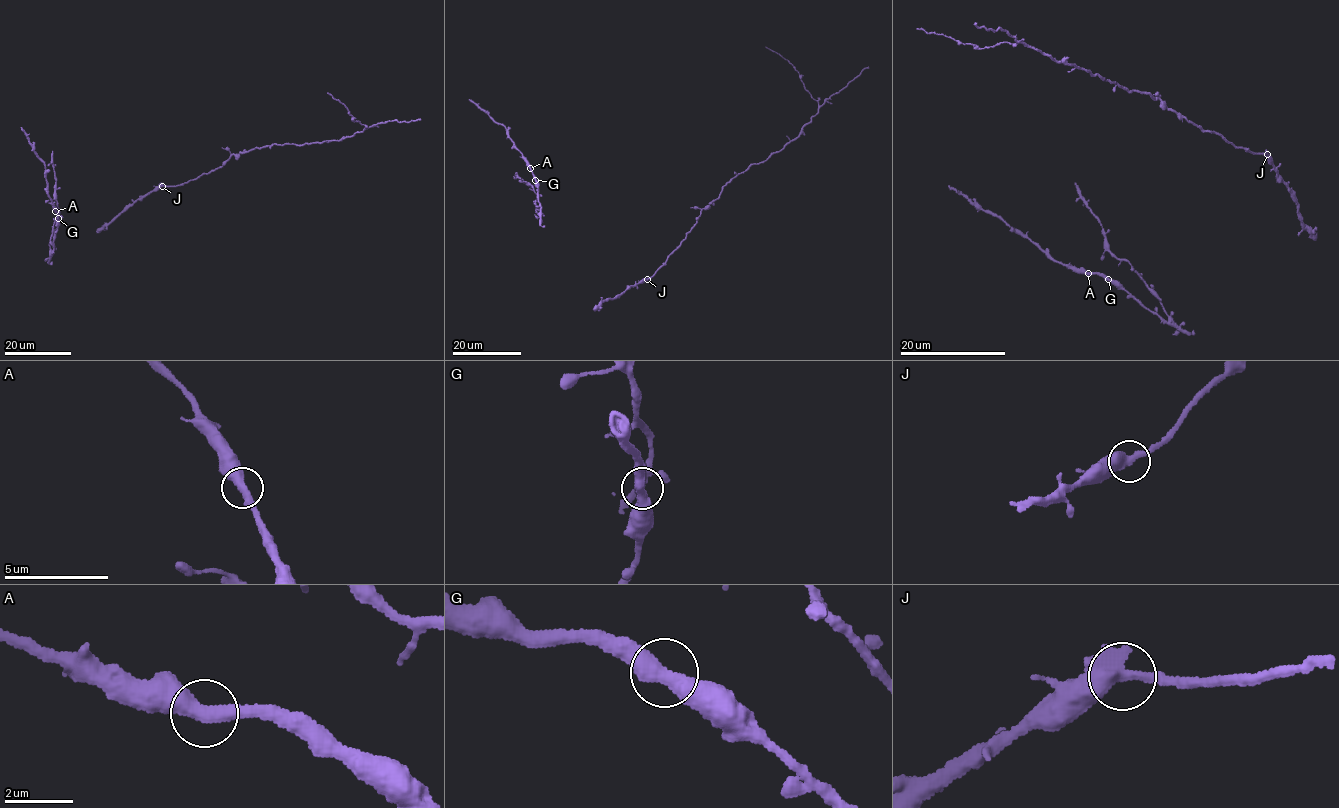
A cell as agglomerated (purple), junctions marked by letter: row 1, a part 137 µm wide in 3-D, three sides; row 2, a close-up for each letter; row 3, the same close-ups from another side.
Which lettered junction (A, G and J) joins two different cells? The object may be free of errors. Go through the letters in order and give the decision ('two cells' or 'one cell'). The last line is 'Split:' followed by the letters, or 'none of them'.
A: one cell
G: one cell
J: two cells
Split: J

